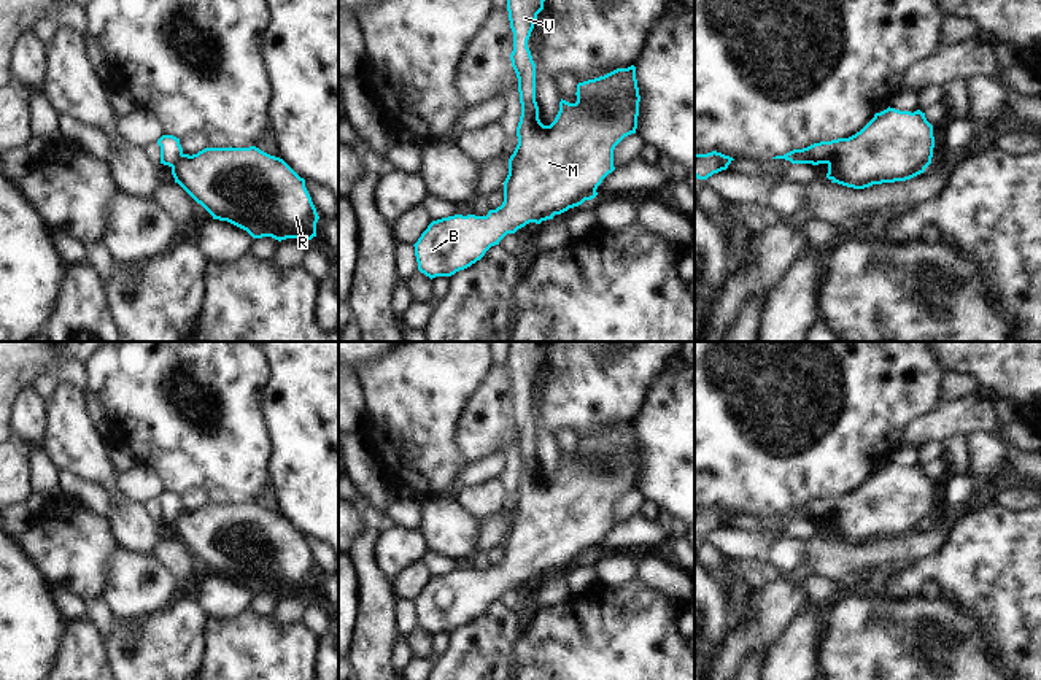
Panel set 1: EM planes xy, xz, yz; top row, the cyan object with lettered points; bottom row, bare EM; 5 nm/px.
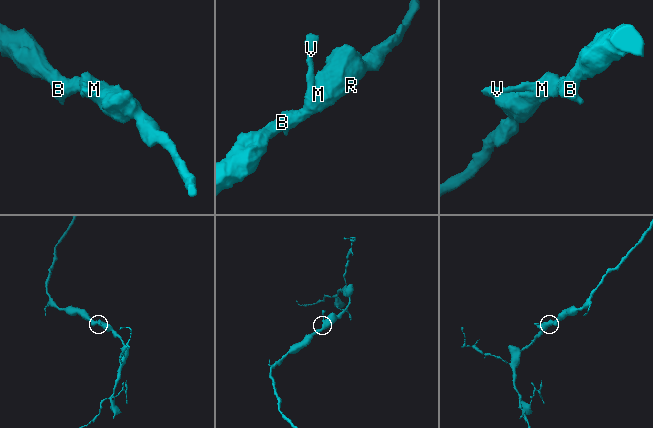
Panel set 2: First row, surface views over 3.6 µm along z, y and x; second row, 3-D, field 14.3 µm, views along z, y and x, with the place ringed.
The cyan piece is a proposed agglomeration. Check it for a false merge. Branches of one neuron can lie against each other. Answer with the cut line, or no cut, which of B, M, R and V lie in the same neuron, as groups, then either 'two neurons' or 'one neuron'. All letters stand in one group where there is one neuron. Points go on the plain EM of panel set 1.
no cut; B M R V; one neuron

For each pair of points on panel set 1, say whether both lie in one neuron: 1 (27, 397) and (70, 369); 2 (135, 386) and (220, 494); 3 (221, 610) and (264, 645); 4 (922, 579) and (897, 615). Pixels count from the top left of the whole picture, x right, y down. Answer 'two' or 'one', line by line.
1: two
2: two
3: two
4: two

